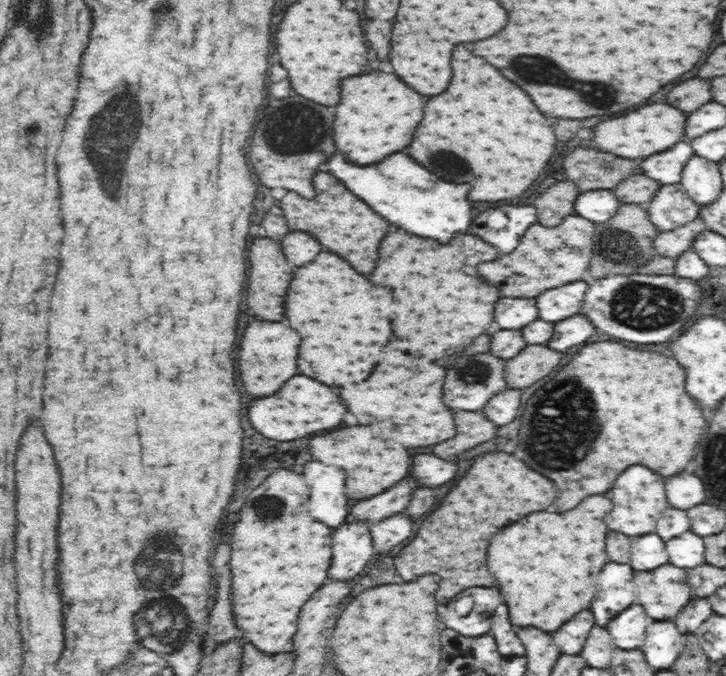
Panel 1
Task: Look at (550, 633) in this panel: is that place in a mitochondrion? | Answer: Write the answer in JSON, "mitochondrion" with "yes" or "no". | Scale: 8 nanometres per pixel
{"mitochondrion":"no"}

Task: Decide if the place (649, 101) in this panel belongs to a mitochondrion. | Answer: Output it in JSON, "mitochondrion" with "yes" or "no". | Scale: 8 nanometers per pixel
{"mitochondrion":"no"}

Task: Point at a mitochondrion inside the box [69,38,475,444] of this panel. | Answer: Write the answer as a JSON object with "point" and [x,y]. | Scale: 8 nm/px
{"point":[115,124]}

